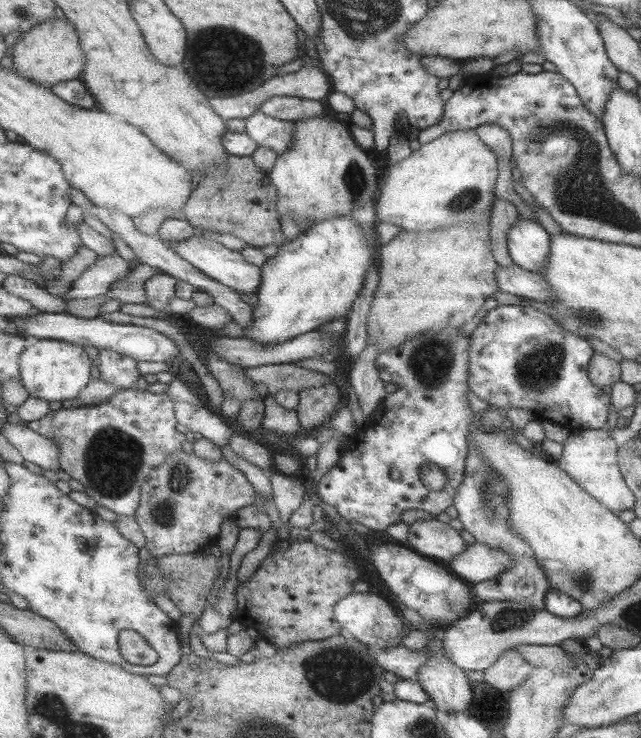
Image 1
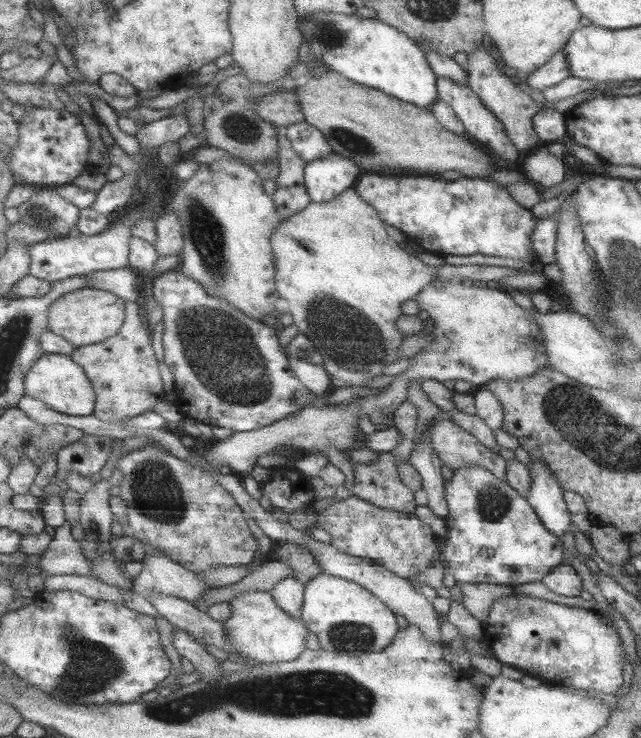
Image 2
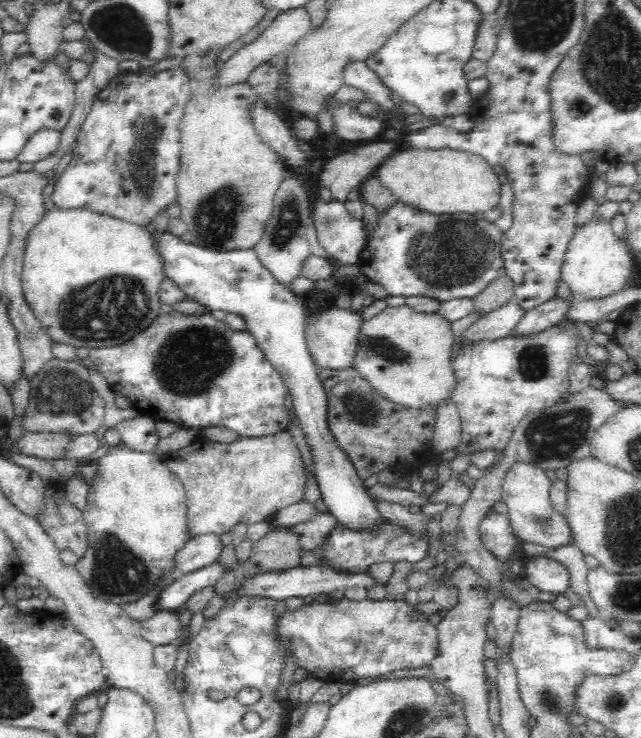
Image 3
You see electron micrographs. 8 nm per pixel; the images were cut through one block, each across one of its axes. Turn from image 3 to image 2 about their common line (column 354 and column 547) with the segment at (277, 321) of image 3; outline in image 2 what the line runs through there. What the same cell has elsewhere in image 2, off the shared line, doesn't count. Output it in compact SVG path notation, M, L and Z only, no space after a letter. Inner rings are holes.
M529 459L529 476L532 481L525 500L539 517L541 524L559 538L572 527L571 515L563 501L564 491L543 463Z

